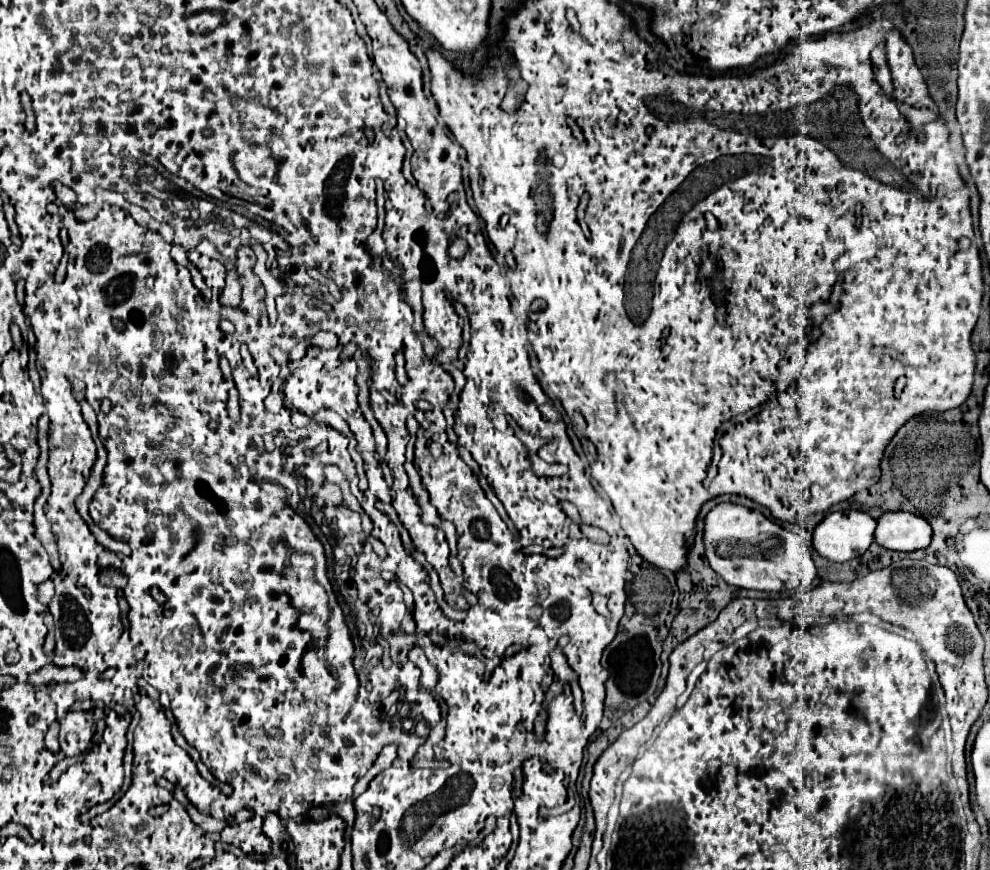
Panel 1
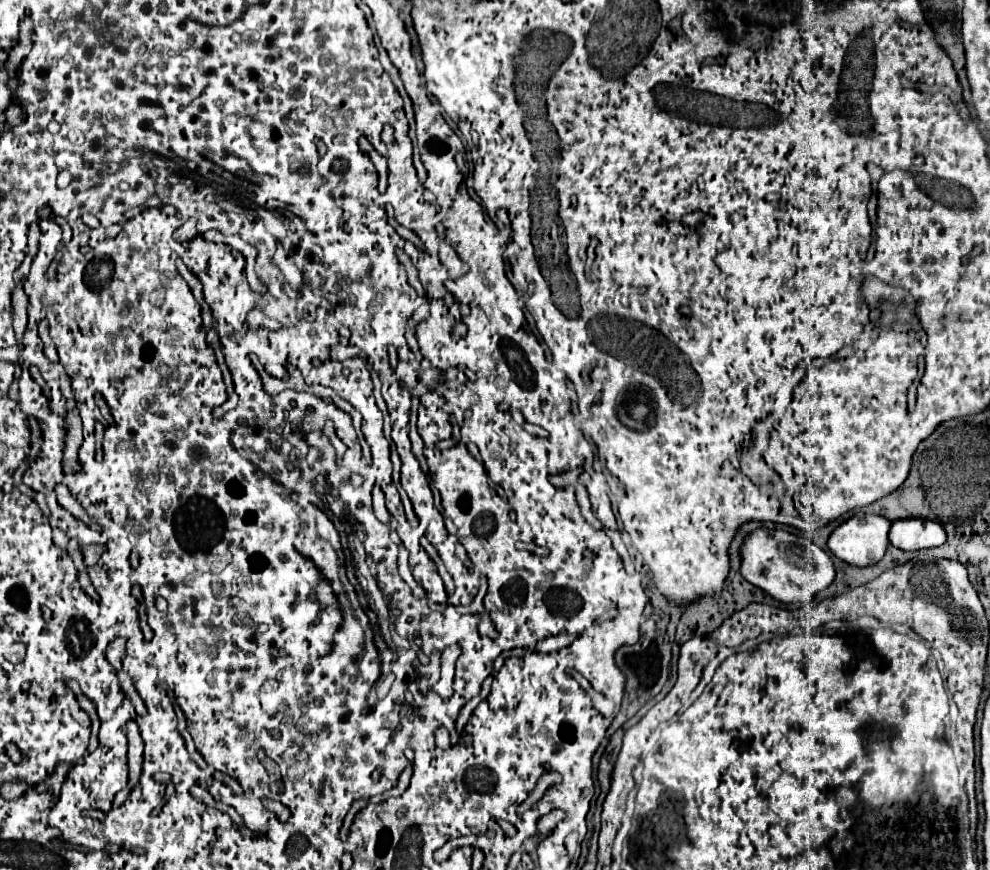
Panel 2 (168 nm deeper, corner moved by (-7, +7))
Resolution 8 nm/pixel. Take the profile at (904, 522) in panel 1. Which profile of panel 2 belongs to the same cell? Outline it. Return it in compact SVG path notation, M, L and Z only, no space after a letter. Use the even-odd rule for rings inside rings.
M909 518L909 520L897 520L891 526L889 542L905 552L913 550L925 550L941 546L947 540L947 534L941 524L921 518Z

